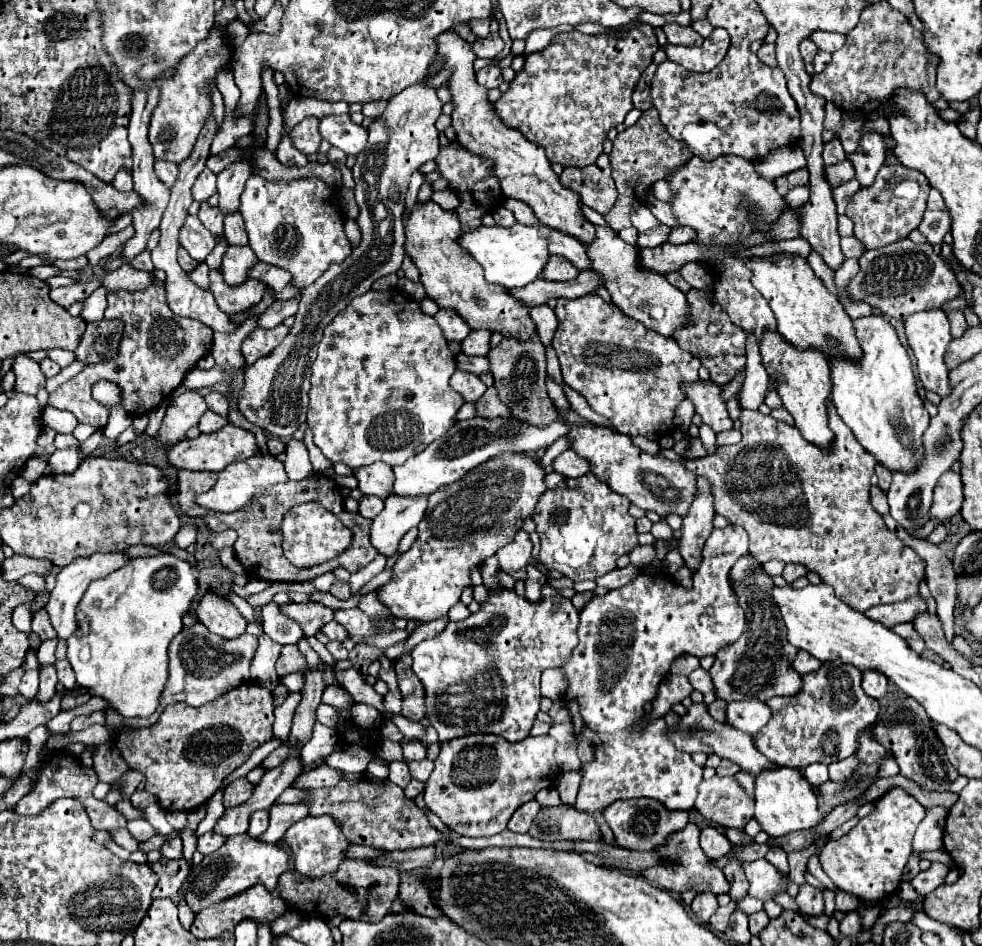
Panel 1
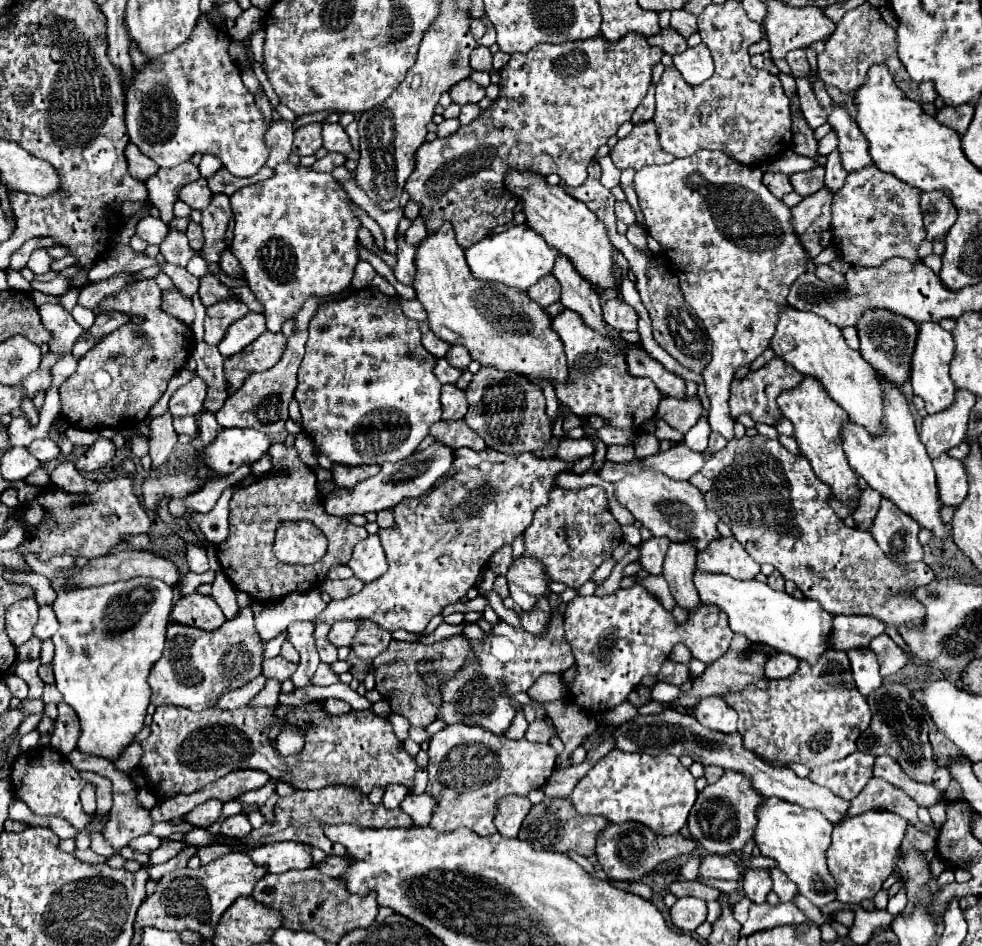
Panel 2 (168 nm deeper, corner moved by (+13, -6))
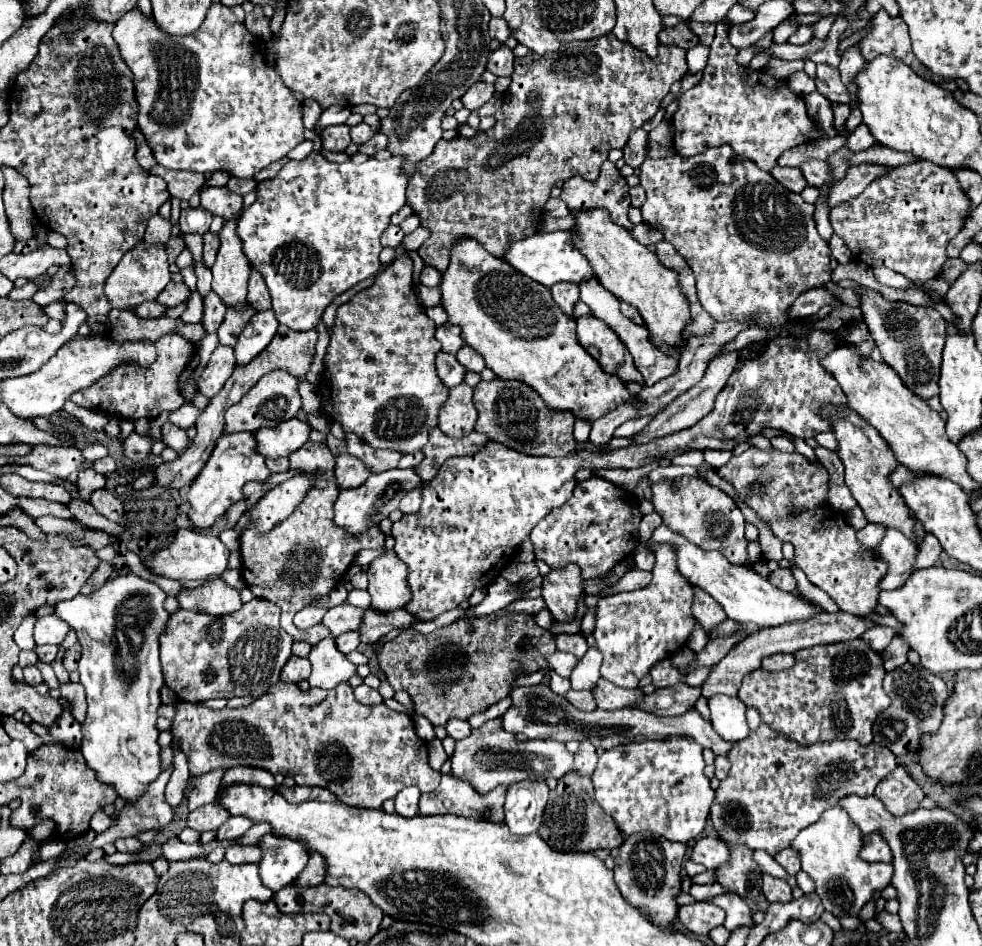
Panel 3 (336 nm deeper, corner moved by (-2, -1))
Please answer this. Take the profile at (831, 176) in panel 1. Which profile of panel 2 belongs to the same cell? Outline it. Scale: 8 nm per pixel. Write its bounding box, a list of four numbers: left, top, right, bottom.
[790,166,824,196]

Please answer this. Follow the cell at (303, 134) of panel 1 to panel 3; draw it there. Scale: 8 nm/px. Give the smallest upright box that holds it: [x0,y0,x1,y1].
[321,125,351,153]

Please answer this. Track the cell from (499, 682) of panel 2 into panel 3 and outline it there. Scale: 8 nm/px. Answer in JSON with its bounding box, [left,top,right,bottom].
[547,651,577,677]

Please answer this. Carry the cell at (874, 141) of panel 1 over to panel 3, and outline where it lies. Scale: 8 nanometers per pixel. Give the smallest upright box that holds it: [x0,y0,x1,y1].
[839,45,865,105]

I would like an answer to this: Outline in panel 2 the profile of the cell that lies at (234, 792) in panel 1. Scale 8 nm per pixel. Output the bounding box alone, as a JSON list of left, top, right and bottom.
[184,798,224,828]

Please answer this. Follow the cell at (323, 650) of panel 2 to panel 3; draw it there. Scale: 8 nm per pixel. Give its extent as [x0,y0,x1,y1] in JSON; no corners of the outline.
[337,631,361,655]

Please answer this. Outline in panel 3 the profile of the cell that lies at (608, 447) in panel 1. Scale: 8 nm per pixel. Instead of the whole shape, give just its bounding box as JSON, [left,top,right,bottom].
[653,477,747,565]

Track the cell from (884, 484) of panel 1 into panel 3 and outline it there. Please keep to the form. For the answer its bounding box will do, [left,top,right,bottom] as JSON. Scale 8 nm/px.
[857,523,885,551]

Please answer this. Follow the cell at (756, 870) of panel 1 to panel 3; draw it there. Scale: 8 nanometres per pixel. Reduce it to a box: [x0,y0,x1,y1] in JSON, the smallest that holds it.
[687,837,727,869]

